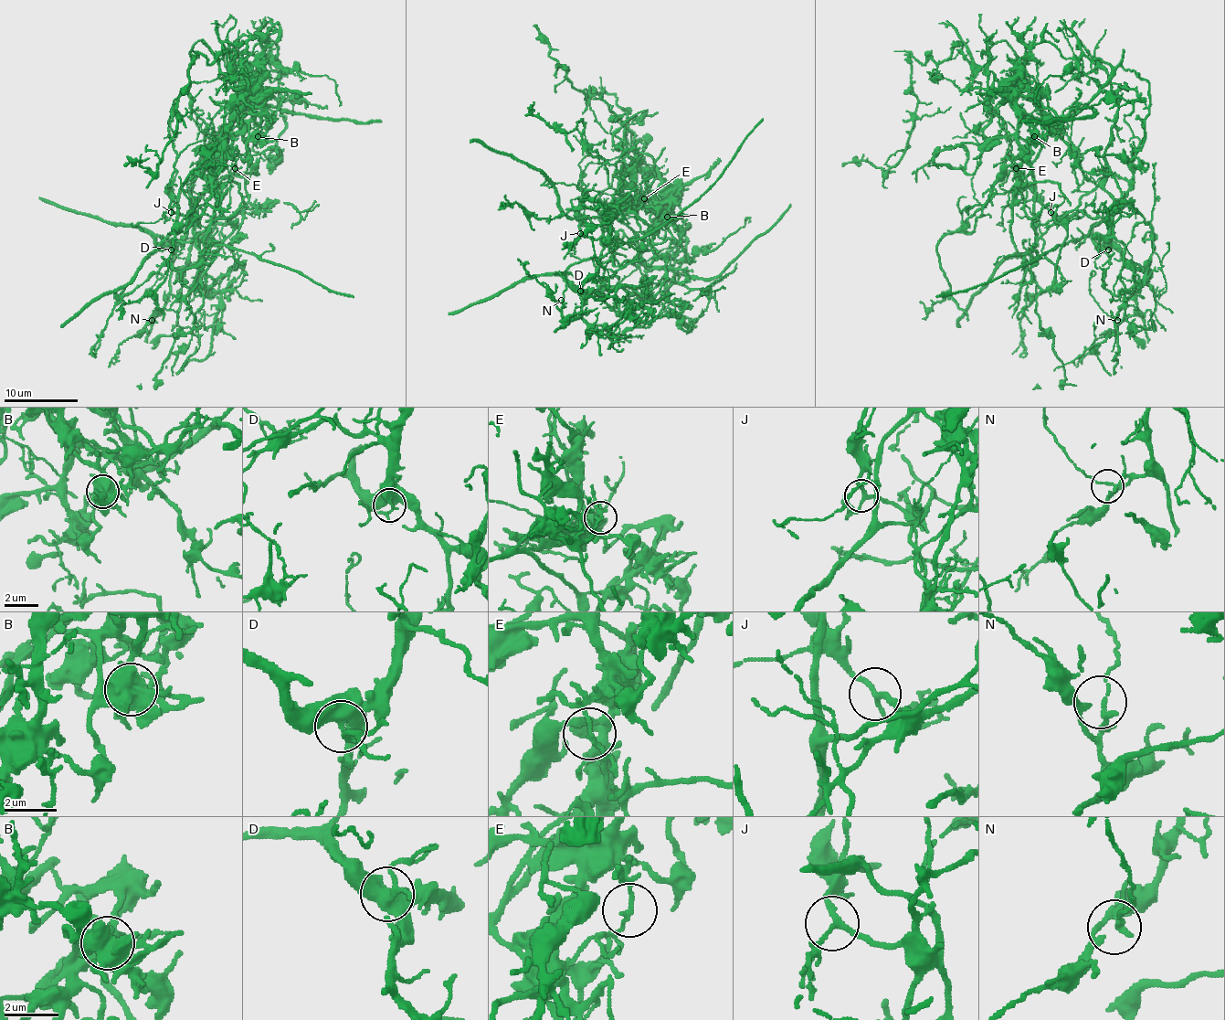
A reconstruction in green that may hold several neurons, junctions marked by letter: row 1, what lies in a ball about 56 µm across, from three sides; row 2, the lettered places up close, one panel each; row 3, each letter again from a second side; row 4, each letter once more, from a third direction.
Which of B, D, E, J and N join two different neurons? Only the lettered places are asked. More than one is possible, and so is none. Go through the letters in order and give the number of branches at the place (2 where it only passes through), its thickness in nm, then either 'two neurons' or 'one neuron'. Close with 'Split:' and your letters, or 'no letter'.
B: branches 8; calibre 700 nm; two neurons
D: branches 4; calibre 440 nm; one neuron
E: branches 2; calibre 140 nm; two neurons
J: branches 3; calibre 180 nm; one neuron
N: branches 2; calibre 160 nm; one neuron
Split: B, E

